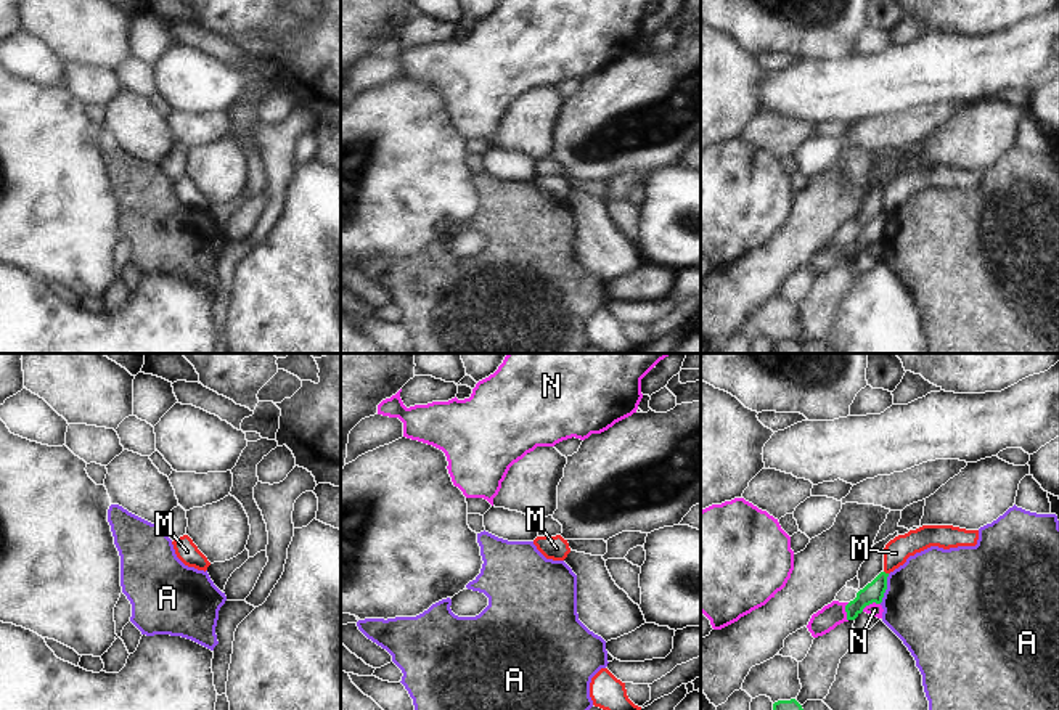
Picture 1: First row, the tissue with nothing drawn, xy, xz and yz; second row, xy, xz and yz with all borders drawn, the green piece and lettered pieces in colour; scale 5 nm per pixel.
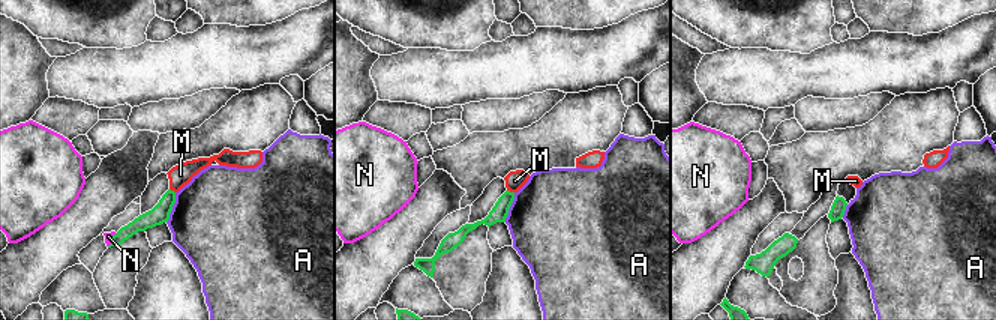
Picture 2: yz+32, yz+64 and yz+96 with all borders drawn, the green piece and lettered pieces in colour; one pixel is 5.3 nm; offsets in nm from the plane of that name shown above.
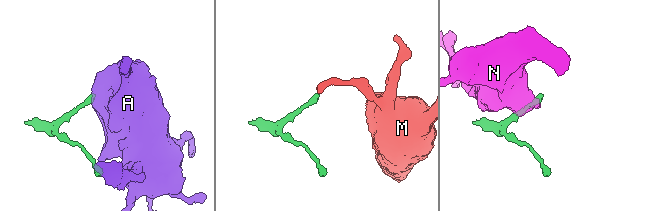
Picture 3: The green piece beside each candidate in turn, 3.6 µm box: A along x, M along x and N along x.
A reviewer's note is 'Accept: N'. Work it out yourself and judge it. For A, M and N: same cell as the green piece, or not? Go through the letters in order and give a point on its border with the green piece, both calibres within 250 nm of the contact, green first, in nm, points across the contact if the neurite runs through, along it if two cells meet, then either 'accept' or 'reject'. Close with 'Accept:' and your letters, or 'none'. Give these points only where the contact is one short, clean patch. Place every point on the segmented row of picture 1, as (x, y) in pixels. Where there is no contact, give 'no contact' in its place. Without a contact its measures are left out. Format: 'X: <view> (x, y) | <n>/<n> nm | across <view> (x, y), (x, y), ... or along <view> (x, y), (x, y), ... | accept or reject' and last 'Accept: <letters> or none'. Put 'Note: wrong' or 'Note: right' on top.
Note: wrong
A: yz (886, 588) | 100/480 nm | reject
M: yz (884, 572) | 100/130 nm | along yz (884, 571), (887, 574) | reject
N: yz (870, 603) | 100/70 nm | along yz (879, 603), (870, 603), (862, 611) | reject
Accept: none

